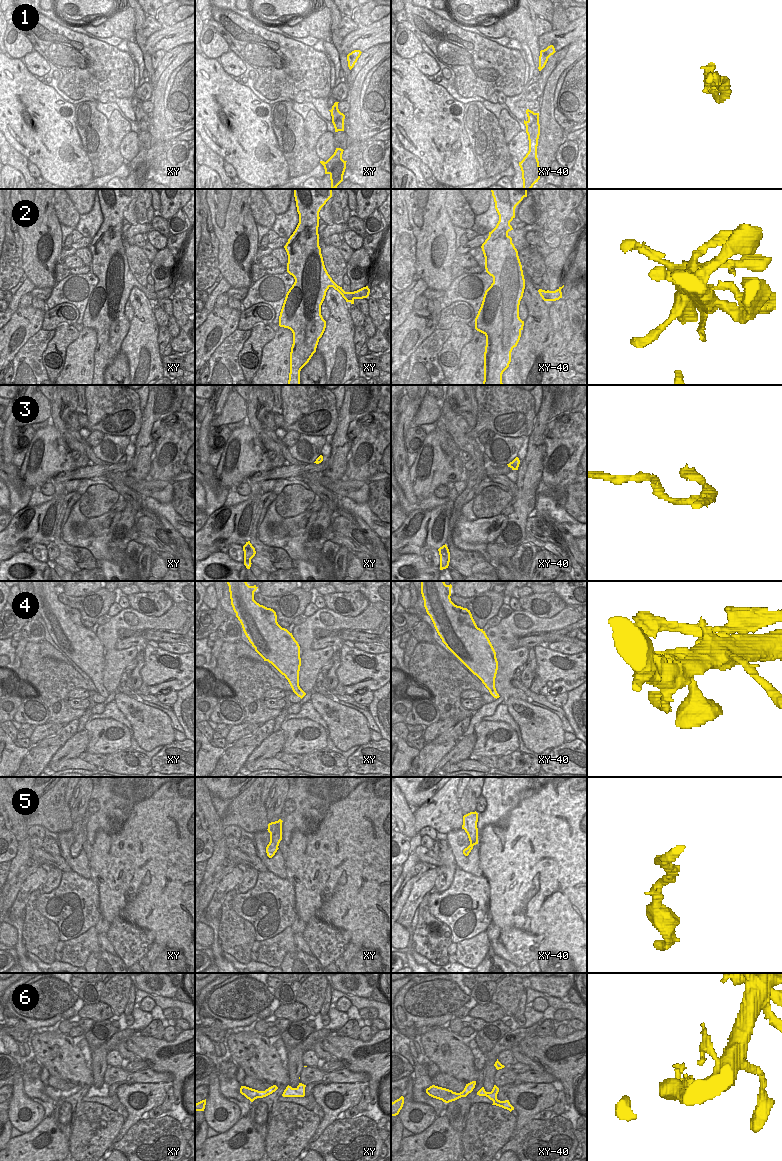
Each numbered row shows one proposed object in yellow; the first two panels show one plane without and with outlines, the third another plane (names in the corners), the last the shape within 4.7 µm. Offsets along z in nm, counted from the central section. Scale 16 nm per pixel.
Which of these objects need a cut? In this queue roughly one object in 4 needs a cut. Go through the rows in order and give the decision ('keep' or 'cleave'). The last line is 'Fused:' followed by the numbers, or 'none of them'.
1: keep
2: keep
3: keep
4: keep
5: keep
6: keep
Fused: none of them

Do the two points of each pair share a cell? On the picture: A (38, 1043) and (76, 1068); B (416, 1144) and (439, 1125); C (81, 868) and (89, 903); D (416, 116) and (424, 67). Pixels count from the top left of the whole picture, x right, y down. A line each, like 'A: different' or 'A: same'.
A: same
B: same
C: different
D: different

